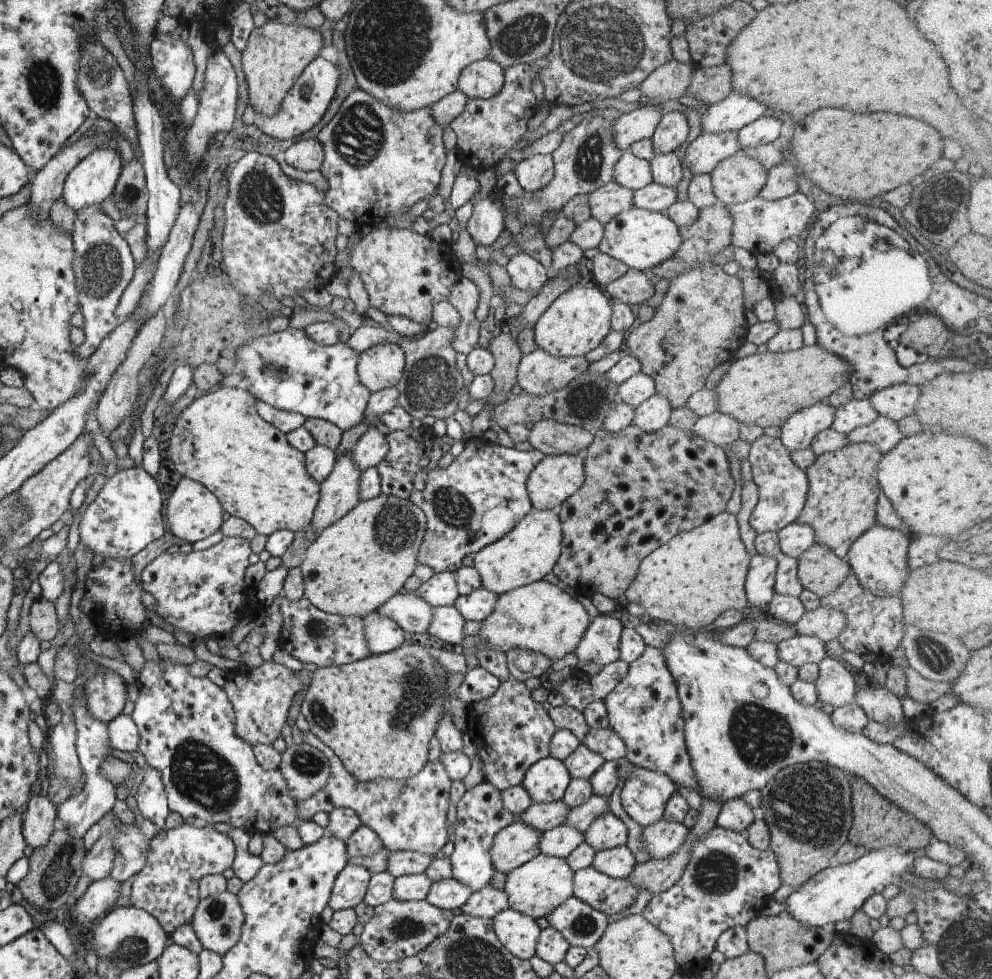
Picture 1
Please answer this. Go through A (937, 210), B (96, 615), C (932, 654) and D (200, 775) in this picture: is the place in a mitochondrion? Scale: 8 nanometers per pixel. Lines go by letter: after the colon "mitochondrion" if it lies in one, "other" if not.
A: mitochondrion
B: other
C: mitochondrion
D: mitochondrion

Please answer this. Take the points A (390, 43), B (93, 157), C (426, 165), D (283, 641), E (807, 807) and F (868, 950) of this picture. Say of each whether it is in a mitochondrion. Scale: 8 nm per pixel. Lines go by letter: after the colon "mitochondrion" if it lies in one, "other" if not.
A: mitochondrion
B: other
C: other
D: other
E: mitochondrion
F: other

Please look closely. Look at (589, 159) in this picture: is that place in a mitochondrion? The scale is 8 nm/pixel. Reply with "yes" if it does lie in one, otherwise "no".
yes

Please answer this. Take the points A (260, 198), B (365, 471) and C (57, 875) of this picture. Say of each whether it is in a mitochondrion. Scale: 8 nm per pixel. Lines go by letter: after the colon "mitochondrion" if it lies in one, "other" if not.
A: mitochondrion
B: other
C: mitochondrion

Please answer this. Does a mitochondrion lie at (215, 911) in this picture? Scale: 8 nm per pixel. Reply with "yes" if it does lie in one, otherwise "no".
yes

